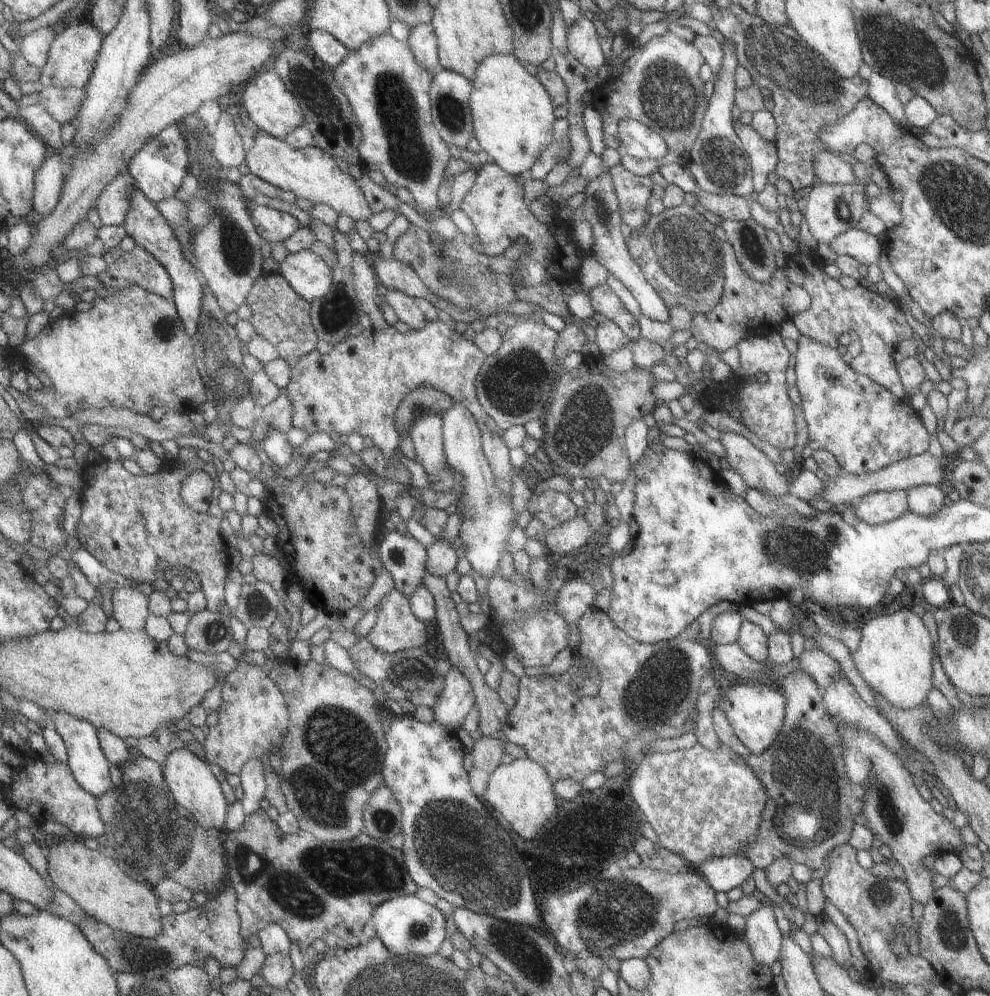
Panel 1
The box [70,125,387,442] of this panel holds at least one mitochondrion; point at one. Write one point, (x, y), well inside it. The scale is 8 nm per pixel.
(235, 243)

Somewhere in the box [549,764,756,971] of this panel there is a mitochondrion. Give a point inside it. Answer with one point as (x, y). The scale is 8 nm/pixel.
(629, 911)

